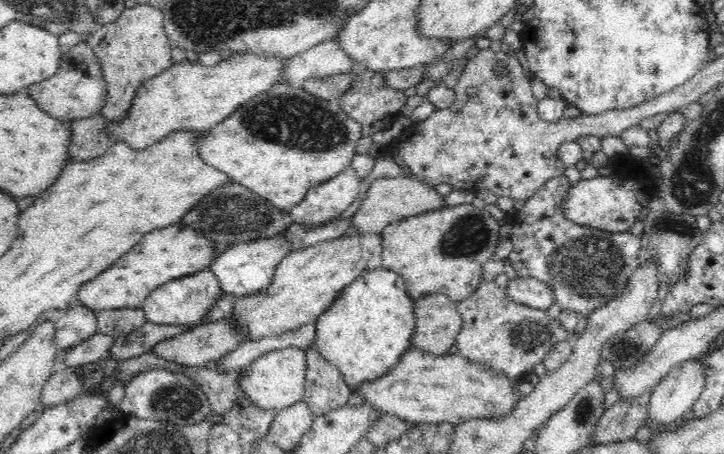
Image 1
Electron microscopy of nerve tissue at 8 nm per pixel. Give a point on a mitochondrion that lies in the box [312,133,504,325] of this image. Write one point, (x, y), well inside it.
(469, 235)

